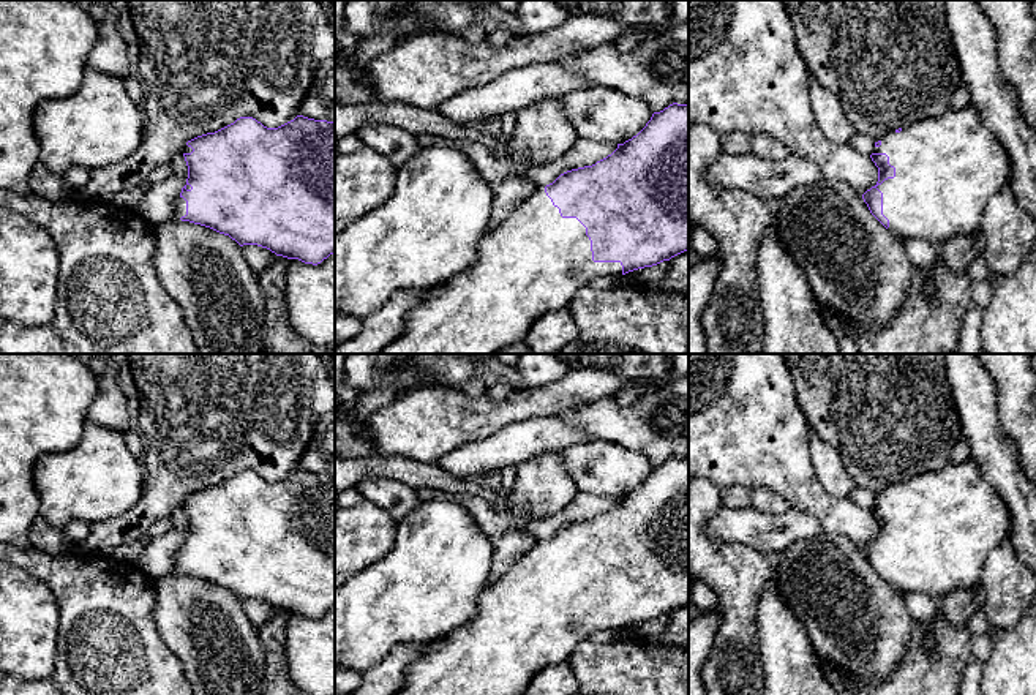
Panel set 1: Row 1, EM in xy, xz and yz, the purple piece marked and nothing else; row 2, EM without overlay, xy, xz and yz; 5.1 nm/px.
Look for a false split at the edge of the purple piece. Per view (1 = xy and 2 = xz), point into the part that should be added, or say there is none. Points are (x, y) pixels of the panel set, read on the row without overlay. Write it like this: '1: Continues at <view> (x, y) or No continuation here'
1: Continues at xy (180, 558)
2: Continues at xz (534, 615)

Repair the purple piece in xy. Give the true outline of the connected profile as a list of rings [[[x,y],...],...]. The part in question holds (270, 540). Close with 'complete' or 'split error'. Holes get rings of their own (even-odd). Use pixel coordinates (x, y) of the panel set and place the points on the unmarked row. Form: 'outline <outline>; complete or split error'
outline [[[297,469],[294,474],[278,482],[267,482],[253,471],[240,471],[215,486],[207,486],[188,494],[182,507],[188,520],[188,532],[180,550],[175,553],[174,570],[229,589],[240,600],[257,599],[270,603],[276,610],[298,613],[305,618],[317,619],[330,608],[335,608],[335,475]]]; split error

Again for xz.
outline [[[673,456],[660,466],[654,466],[646,480],[632,493],[617,498],[617,502],[592,520],[567,524],[553,537],[539,543],[521,556],[496,580],[483,588],[475,614],[471,621],[455,629],[406,671],[404,686],[393,695],[524,695],[531,679],[551,665],[569,663],[575,648],[597,630],[625,629],[629,626],[652,621],[689,605],[689,458]]]; split error

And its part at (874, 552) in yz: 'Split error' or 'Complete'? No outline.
Split error

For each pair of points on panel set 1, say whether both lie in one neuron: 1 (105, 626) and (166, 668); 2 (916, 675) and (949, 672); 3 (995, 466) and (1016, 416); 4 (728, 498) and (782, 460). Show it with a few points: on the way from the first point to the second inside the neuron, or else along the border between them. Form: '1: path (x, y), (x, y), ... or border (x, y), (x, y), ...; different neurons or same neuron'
1: path (120, 642), (150, 668); same neuron
2: path (924, 675), (942, 672); same neuron
3: border (995, 400), (998, 420), (1014, 444), (1019, 462); different neurons
4: border (720, 488), (743, 485), (750, 492); different neurons

